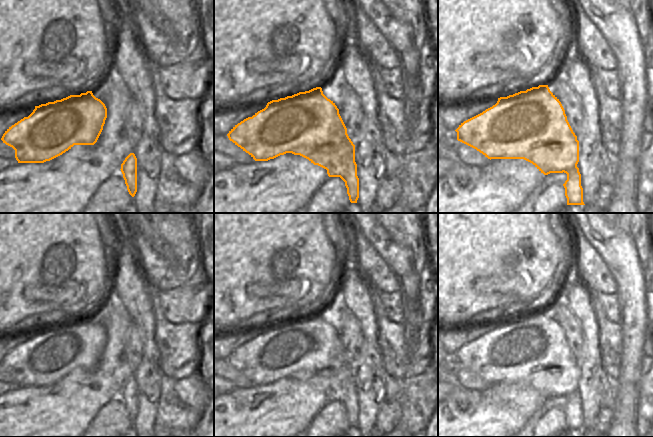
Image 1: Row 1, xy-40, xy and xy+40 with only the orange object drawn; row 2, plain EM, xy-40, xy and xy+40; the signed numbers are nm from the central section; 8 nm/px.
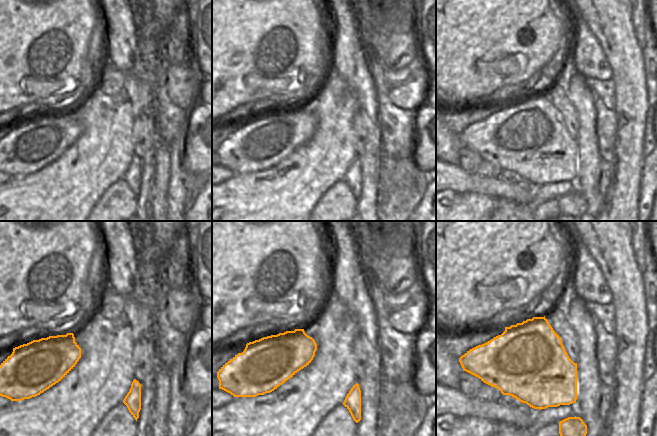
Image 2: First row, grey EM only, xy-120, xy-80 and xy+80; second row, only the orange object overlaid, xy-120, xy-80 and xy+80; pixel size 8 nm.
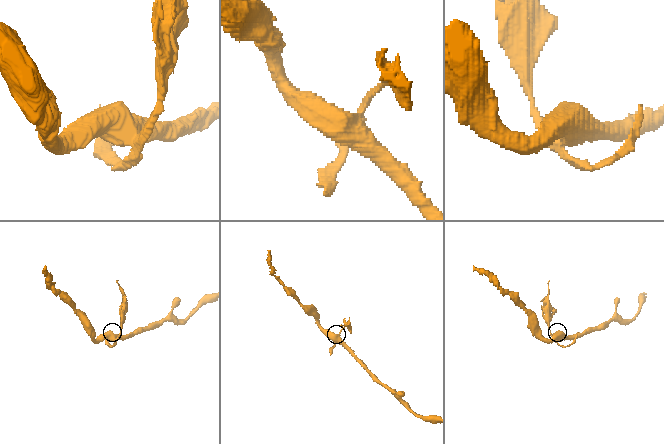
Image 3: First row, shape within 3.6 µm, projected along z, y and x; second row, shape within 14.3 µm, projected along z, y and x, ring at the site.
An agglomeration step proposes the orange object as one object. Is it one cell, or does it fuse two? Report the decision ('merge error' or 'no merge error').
merge error

